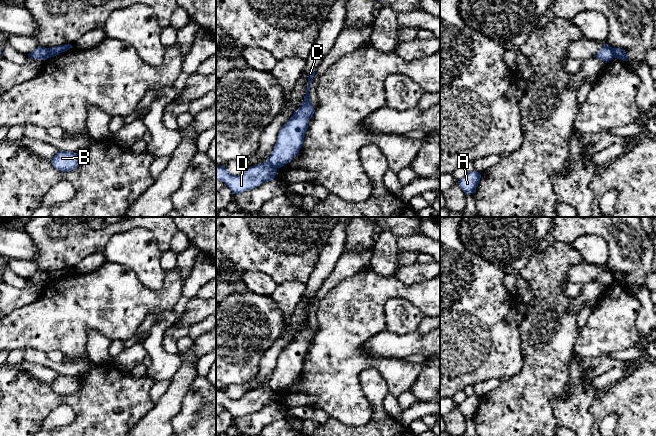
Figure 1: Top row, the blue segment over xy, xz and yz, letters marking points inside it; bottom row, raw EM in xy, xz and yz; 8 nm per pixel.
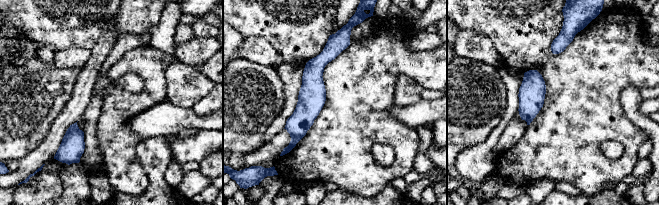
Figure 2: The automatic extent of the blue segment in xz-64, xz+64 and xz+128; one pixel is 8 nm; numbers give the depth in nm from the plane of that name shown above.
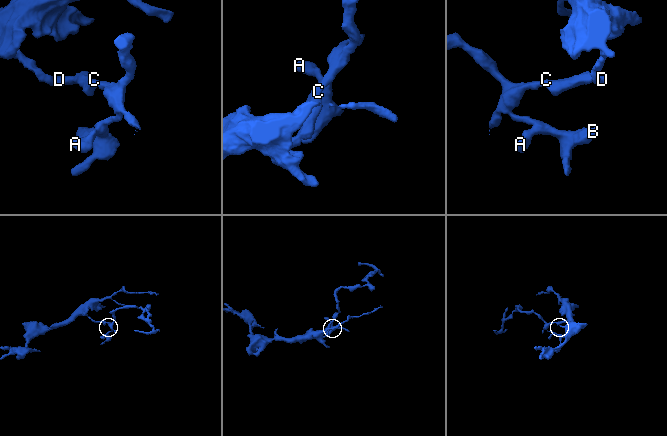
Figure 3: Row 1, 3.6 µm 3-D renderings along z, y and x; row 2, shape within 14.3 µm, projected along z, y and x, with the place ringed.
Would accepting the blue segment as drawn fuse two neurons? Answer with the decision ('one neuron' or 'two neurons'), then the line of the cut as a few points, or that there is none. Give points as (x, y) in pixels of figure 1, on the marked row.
two neurons; cut xz (266, 161), (276, 168)

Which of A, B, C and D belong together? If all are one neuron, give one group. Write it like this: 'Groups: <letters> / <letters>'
Groups: A B C / D

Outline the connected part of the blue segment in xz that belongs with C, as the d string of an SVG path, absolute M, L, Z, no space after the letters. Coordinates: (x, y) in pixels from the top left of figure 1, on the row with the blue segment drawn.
M316 70L308 72L308 87L304 101L292 117L281 127L274 149L267 159L267 162L276 168L281 168L290 162L302 148L305 133L308 129L308 121L315 112L309 95L315 72Z

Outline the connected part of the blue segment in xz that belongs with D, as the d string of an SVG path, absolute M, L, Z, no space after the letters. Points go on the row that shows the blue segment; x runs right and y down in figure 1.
M267 161L251 166L236 176L231 175L225 166L216 166L216 180L224 182L233 194L238 194L274 180L276 172L277 168Z

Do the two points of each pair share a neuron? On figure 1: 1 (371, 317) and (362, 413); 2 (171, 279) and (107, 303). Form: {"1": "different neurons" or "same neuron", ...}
{"1": "same neuron", "2": "same neuron"}

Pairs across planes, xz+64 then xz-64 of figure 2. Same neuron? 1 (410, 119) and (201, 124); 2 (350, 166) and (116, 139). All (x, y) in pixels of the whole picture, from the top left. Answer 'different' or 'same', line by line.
1: same
2: same

